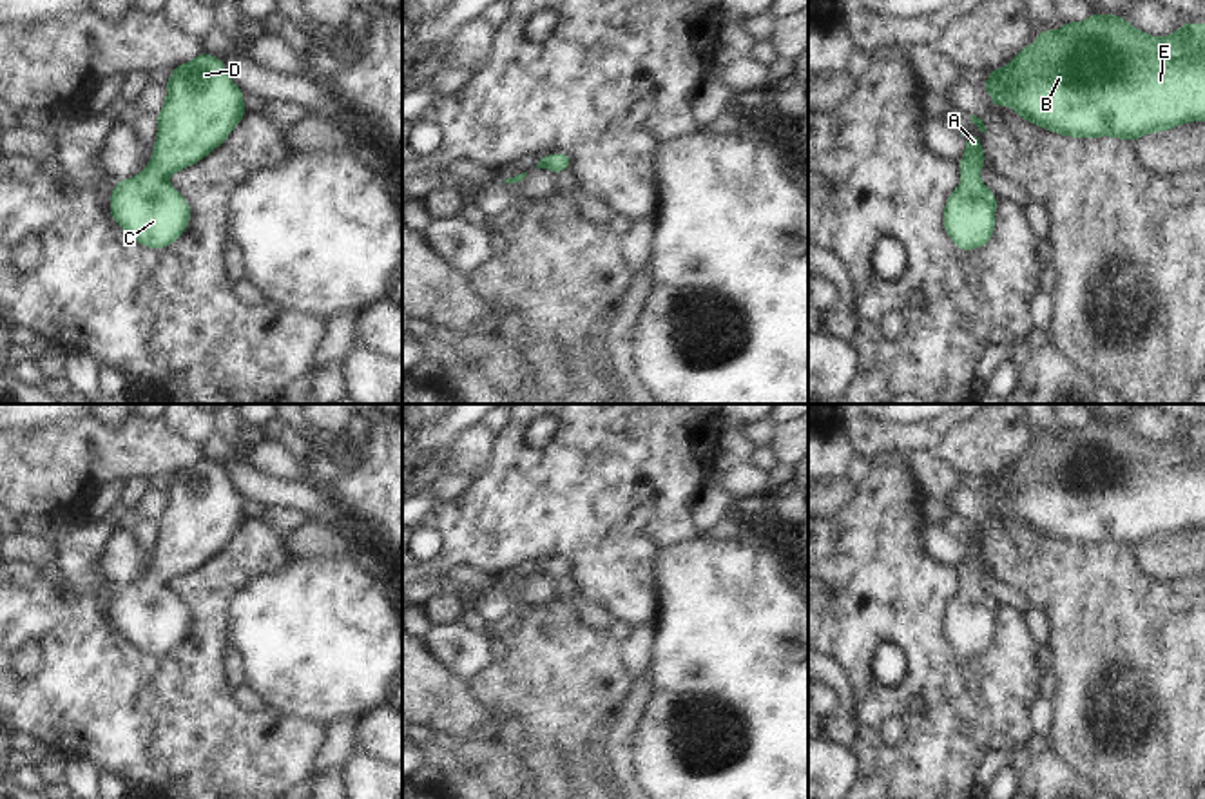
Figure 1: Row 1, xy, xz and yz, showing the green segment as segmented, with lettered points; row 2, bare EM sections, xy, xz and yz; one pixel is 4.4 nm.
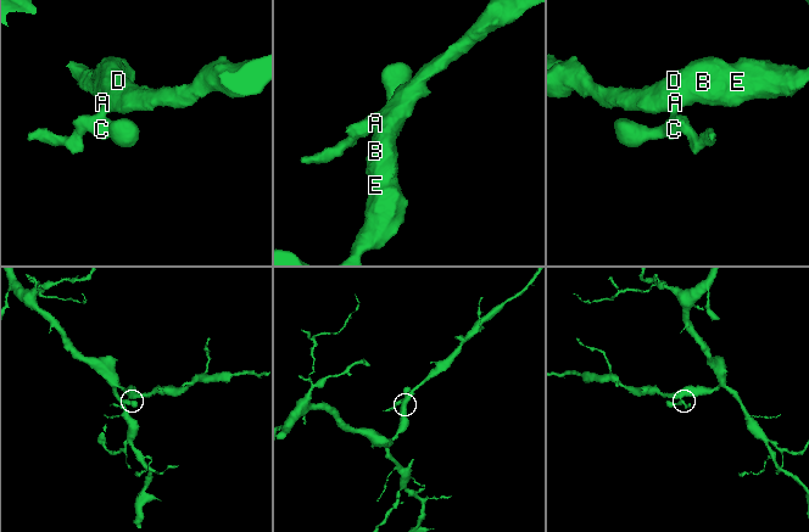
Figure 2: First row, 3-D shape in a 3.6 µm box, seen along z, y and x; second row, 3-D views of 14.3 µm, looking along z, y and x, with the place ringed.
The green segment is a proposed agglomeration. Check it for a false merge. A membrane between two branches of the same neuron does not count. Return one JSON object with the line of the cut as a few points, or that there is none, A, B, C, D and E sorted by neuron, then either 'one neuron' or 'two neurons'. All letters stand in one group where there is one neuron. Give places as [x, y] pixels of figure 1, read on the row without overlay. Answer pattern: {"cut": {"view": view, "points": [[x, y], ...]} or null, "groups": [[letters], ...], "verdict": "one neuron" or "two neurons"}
{"cut": null, "groups": [["A", "B", "C", "D", "E"]], "verdict": "one neuron"}

